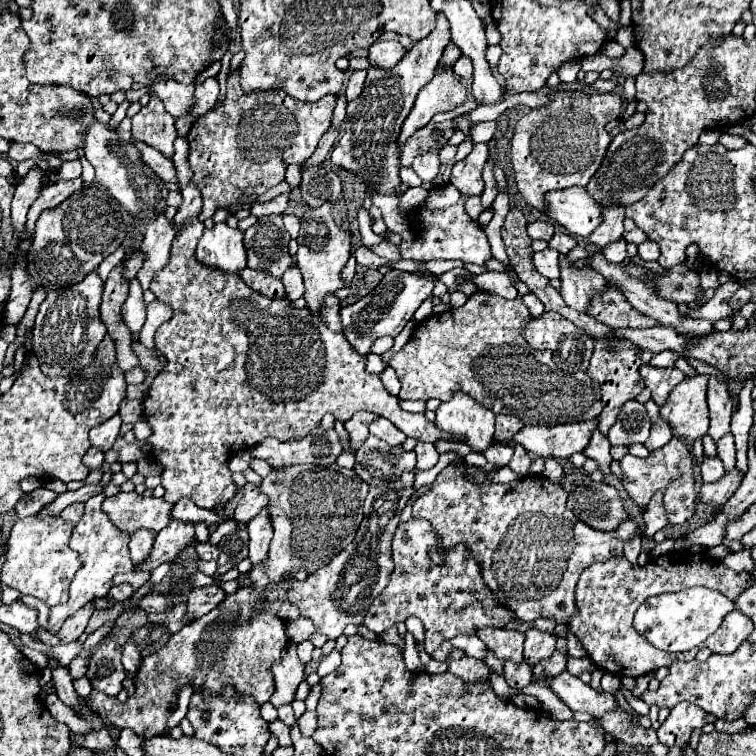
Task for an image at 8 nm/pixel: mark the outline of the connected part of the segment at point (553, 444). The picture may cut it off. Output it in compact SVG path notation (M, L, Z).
M595 420L561 426L525 426L513 436L509 446L519 442L527 452L541 458L569 458L587 448L595 428Z

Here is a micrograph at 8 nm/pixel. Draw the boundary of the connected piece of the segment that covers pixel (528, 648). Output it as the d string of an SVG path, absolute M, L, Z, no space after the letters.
M539 630L525 632L525 662L529 666L535 666L537 662L553 656L553 652L555 652L555 634Z

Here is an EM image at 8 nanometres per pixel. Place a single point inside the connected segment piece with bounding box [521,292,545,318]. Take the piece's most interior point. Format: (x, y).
(531, 301)

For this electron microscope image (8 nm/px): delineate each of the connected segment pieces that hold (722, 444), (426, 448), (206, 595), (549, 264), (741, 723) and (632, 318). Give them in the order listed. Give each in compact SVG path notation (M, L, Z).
M727 434L723 436L719 442L717 442L717 454L725 466L725 470L733 470L735 468L735 442L733 442L733 434Z
M417 442L415 454L417 454L417 470L429 470L439 460L439 452L429 442Z
M201 586L193 588L187 594L187 616L189 618L199 618L213 610L221 600L225 598L225 590L219 586Z
M545 248L541 252L533 254L535 268L545 276L545 278L559 278L559 252Z
M743 718L735 720L735 722L727 722L727 720L717 720L715 722L715 730L725 732L725 734L737 734L737 732L741 732L745 728L749 728L749 724Z
M607 288L607 292L599 298L595 298L589 308L587 314L593 316L595 320L607 324L609 328L653 328L659 322L649 318L649 316L641 316L641 312L637 312L627 300L625 296L621 296L621 292Z

